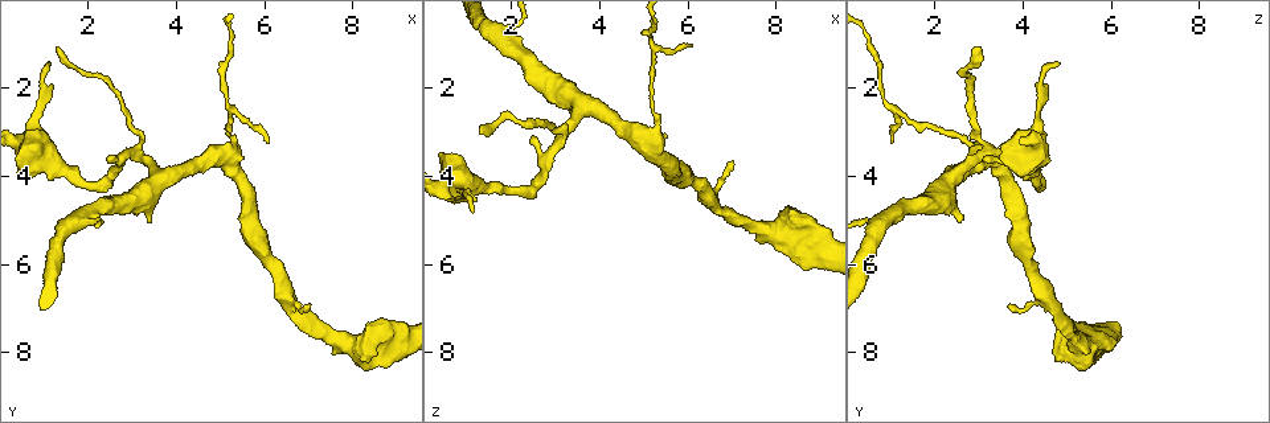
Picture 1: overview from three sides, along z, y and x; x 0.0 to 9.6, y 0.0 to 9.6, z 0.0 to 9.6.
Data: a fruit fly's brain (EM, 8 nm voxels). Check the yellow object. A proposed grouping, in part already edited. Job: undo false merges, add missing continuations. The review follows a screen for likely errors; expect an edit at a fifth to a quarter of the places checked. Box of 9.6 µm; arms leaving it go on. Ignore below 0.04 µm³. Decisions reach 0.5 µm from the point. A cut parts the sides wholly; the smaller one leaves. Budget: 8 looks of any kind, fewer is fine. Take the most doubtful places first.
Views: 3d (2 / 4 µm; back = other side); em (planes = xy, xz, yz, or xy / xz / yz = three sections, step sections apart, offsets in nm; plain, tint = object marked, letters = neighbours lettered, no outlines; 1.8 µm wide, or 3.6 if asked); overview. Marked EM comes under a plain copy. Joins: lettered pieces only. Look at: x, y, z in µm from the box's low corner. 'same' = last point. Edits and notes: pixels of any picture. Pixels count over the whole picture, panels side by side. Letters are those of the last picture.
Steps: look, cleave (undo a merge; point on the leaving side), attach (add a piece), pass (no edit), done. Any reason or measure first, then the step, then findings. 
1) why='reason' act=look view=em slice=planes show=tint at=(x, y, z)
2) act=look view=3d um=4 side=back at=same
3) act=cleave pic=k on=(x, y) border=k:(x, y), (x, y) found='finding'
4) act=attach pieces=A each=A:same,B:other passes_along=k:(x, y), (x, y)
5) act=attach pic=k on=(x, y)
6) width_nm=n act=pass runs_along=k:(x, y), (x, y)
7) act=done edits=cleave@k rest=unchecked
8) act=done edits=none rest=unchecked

why='branch stops here' act=look view=em slice=planes show=tint at=(1.10, 1.50, 4.90)

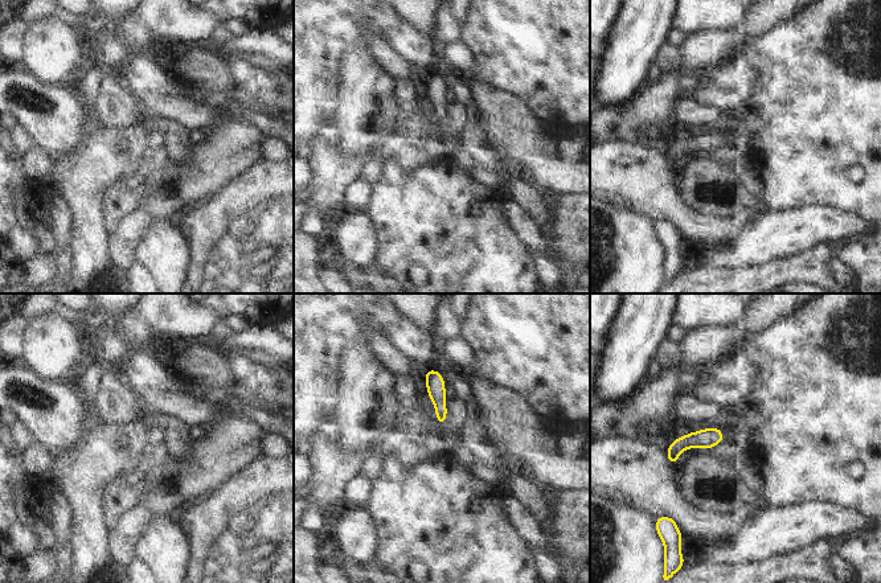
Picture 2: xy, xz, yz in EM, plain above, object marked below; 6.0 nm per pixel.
act=look view=em slice=planes show=letters at=same

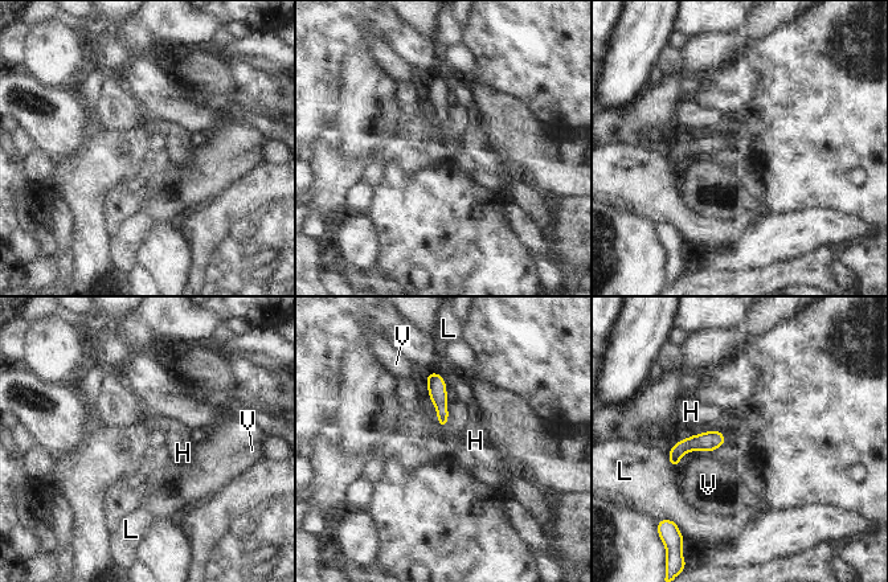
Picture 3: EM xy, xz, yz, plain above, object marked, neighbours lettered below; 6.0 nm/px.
act=pass each=H:other,L:other,V:other runs_along=3:(719, 434), (686, 445), (672, 463) found='no lettered piece goes on from it'

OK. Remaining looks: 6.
why='three-way junction' act=look view=3d um=2 at=(3.00, 3.45, 3.25)

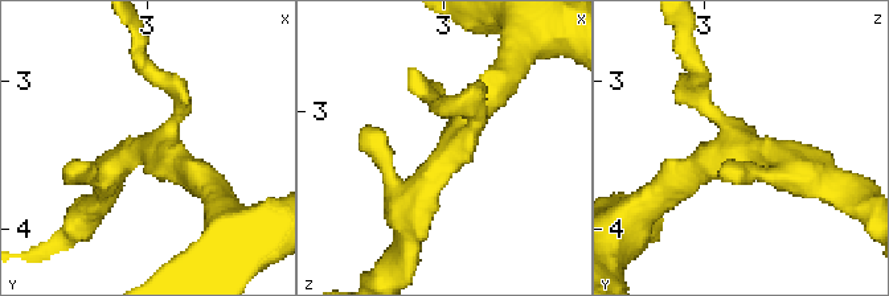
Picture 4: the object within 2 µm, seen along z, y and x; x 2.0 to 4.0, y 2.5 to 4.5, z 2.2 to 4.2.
act=look view=em slice=planes show=letters at=(3.06, 3.48, 3.30)

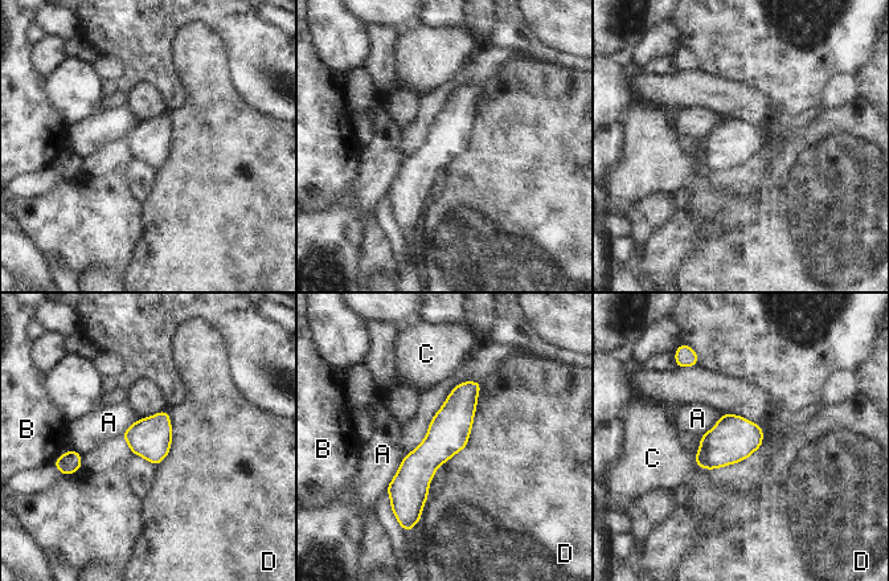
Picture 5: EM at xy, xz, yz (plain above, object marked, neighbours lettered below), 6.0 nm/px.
act=pass each=A:other,B:other,C:other,D:other border=5:(482, 381), (468, 444), (443, 463) found='one neuron here'

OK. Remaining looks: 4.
why='free end' act=look view=3d um=4 at=(7.05, 6.85, 3.70)

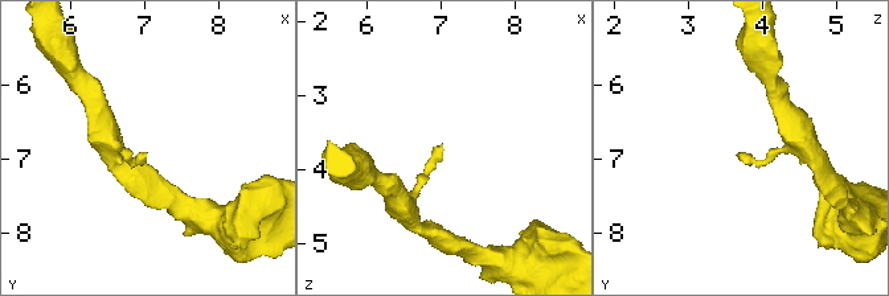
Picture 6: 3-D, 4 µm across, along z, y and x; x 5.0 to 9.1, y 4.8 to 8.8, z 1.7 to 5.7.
act=look view=em um=3.6 slice=yz step=8 show=tint at=(7.05, 6.90, 3.70)

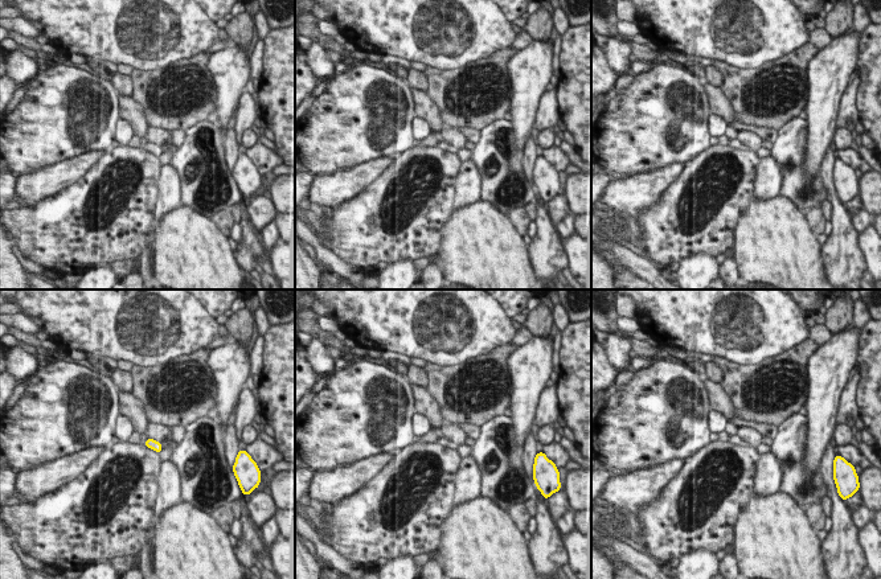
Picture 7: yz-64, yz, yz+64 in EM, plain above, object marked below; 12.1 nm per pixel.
why='cut it another way' act=look view=em um=3.6 slice=planes show=letters at=same

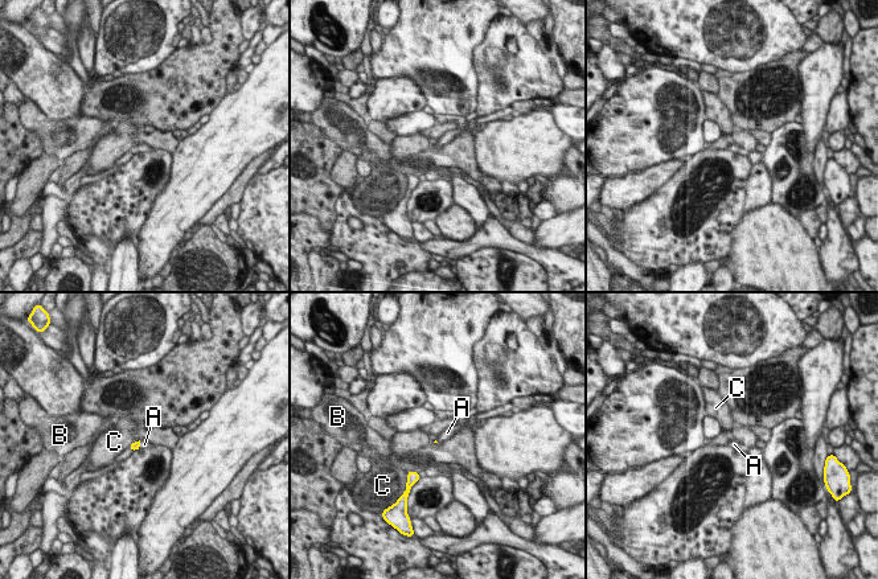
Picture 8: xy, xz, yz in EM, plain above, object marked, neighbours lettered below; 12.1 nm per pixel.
longest_contact=B:180nm act=attach pieces=A each=A:same,B:other,C:other found='the neuron continues'

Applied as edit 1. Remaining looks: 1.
act=done edits=attach@8 rest=unchecked

